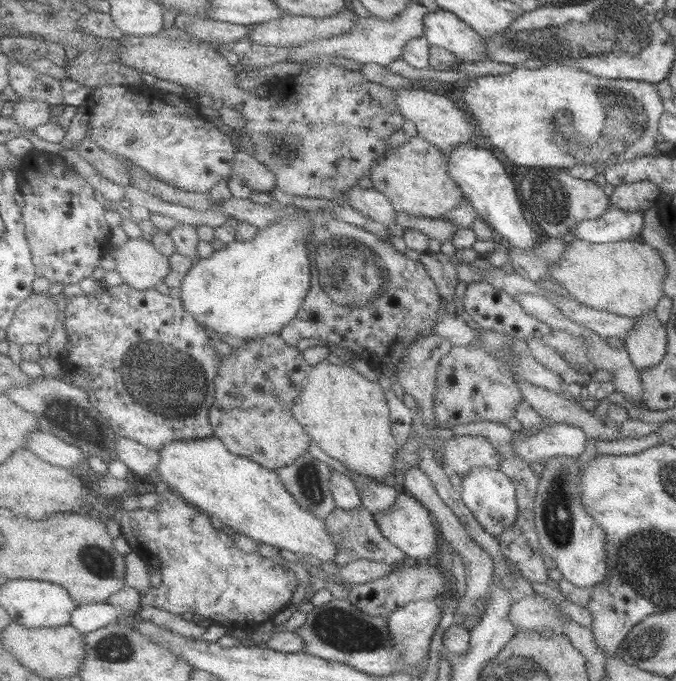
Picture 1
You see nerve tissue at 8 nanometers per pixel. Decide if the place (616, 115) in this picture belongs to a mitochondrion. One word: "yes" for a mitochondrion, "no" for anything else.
yes

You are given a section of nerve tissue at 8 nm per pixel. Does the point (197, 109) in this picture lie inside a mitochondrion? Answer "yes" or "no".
no

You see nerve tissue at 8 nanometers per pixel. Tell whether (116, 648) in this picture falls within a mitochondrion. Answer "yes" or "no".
yes

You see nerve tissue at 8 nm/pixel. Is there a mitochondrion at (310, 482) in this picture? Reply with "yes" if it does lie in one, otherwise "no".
yes

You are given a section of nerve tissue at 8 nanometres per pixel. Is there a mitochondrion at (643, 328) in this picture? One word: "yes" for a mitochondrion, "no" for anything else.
no

